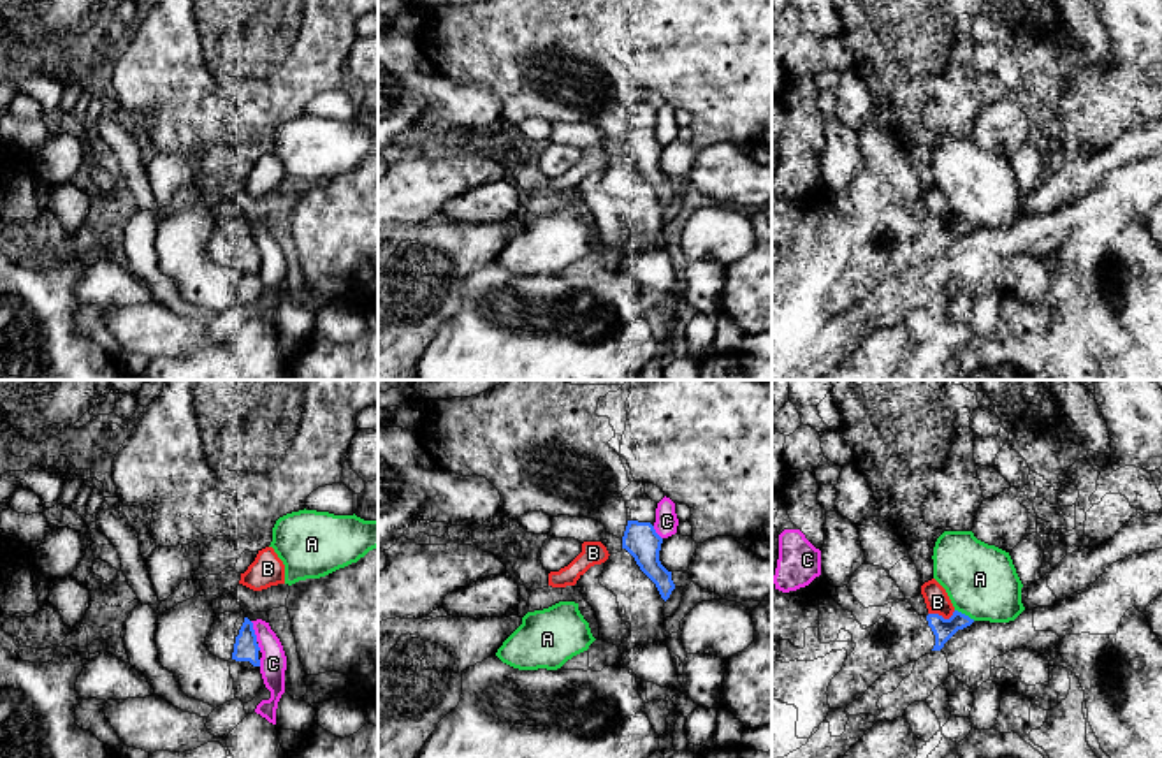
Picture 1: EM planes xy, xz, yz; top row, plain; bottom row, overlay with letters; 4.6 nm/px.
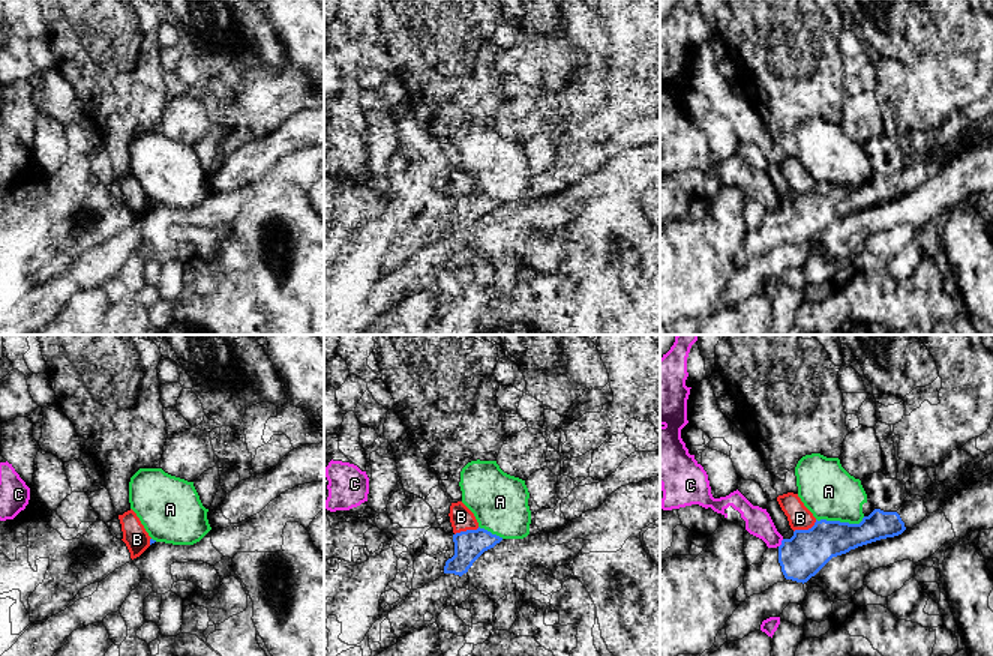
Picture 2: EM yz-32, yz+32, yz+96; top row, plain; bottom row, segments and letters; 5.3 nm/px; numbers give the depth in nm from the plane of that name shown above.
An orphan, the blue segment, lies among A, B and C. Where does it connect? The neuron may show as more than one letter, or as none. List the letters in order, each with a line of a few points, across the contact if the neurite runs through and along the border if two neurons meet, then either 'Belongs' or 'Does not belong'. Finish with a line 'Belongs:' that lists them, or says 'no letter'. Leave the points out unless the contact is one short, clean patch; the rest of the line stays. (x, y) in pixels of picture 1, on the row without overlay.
A: Does not belong
B: Does not belong
C: Does not belong
Belongs: no letter

